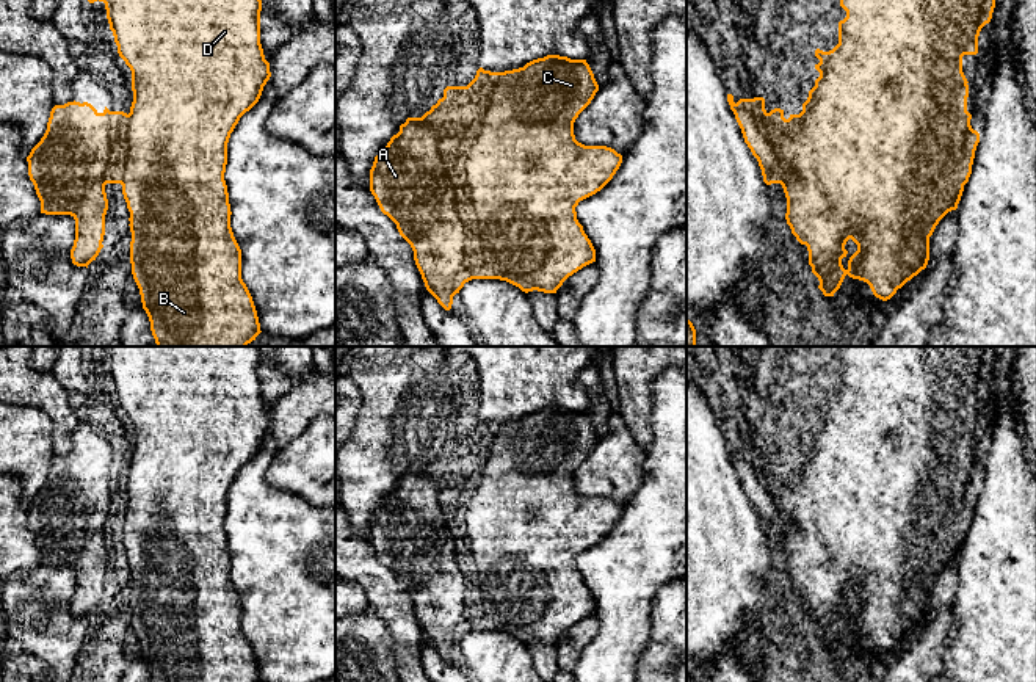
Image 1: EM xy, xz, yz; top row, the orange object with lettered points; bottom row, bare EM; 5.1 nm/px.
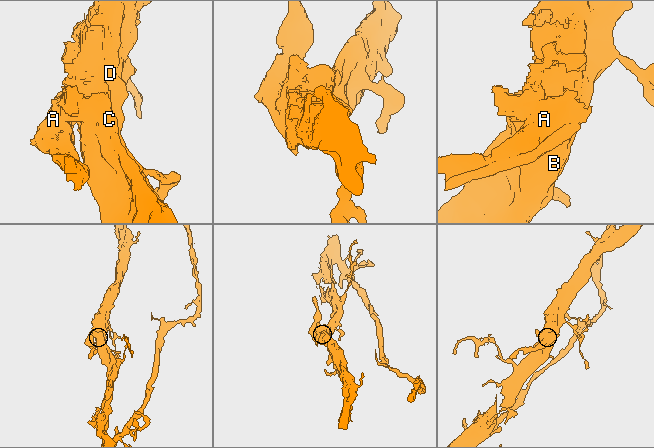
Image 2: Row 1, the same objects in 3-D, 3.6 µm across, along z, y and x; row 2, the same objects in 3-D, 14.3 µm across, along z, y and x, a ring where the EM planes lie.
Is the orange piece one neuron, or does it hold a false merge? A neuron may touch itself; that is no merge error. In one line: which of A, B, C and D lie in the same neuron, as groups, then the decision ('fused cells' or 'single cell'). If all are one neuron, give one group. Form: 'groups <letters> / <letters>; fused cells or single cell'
groups A / B C D; fused cells

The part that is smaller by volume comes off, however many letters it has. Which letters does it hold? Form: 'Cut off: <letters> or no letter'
Cut off: A

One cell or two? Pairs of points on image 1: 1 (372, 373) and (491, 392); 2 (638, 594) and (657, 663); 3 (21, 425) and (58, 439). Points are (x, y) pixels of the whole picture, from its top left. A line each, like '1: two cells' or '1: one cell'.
1: two cells
2: two cells
3: two cells

